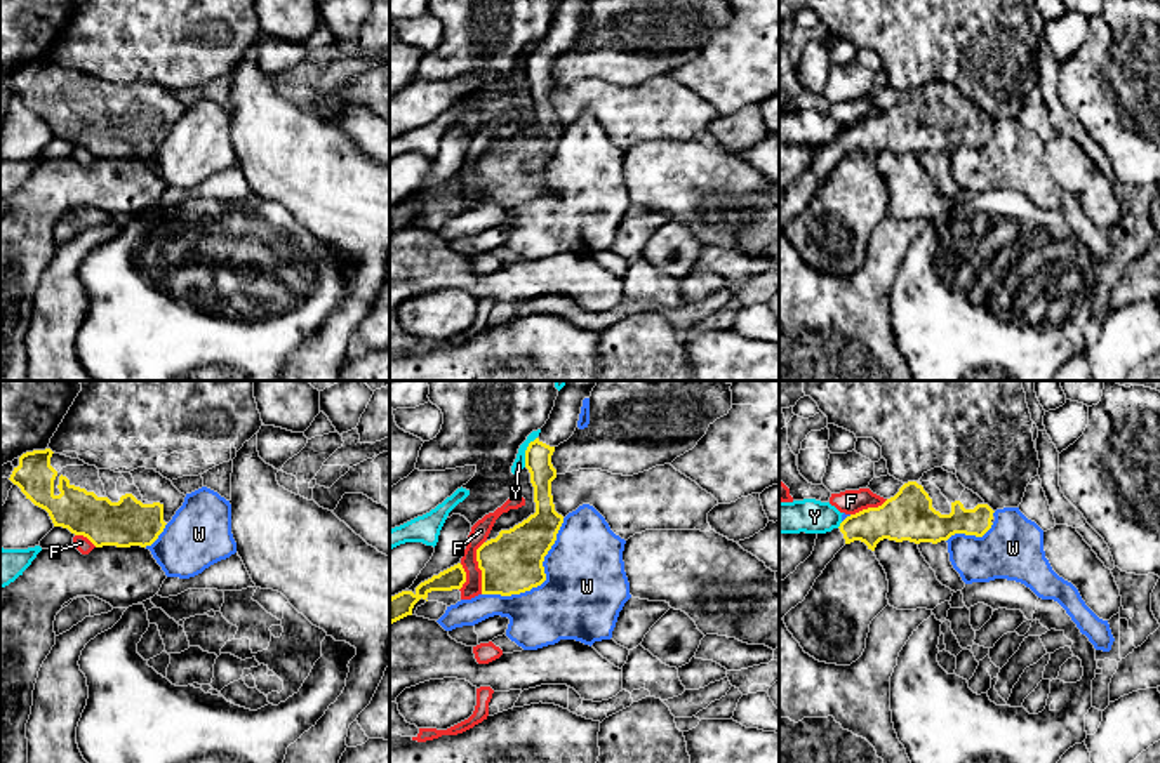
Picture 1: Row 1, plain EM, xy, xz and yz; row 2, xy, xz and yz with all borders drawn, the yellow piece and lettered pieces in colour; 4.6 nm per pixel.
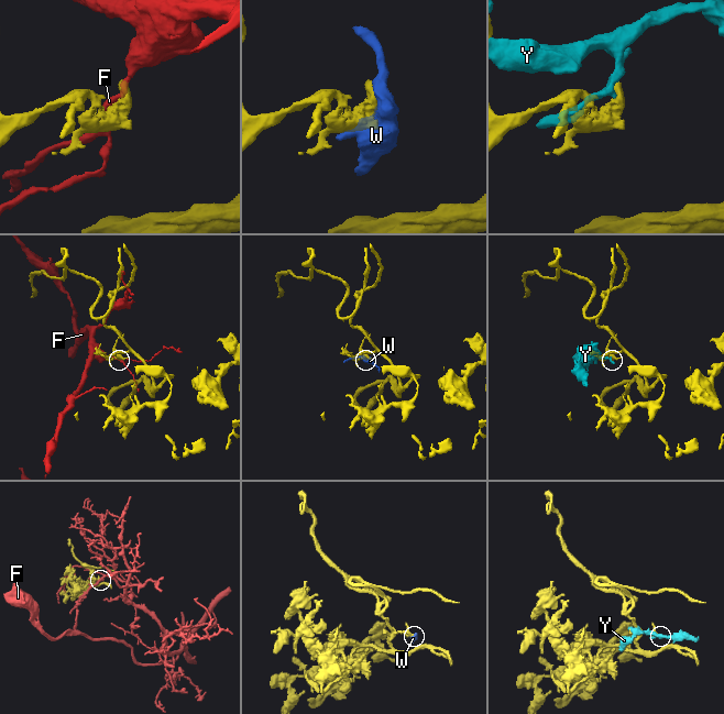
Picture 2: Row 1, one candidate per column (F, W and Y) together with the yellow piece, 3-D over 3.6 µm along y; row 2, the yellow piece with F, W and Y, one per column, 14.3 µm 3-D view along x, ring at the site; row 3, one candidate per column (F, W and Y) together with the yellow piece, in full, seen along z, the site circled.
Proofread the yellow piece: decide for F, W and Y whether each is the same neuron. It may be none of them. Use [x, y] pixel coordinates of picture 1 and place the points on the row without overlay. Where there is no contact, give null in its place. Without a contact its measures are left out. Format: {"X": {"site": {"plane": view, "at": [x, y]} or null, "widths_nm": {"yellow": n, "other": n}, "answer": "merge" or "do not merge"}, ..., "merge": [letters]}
{"F": {"site": {"plane": "xz", "at": [479, 178]}, "widths_nm": {"yellow": 280, "other": 90}, "answer": "do not merge"}, "W": {"site": {"plane": "xz", "at": [543, 192]}, "widths_nm": {"yellow": 280, "other": 380}, "answer": "do not merge"}, "Y": {"site": {"plane": "xz", "at": [526, 63]}, "widths_nm": {"yellow": 130, "other": 60}, "answer": "do not merge"}, "merge": []}

